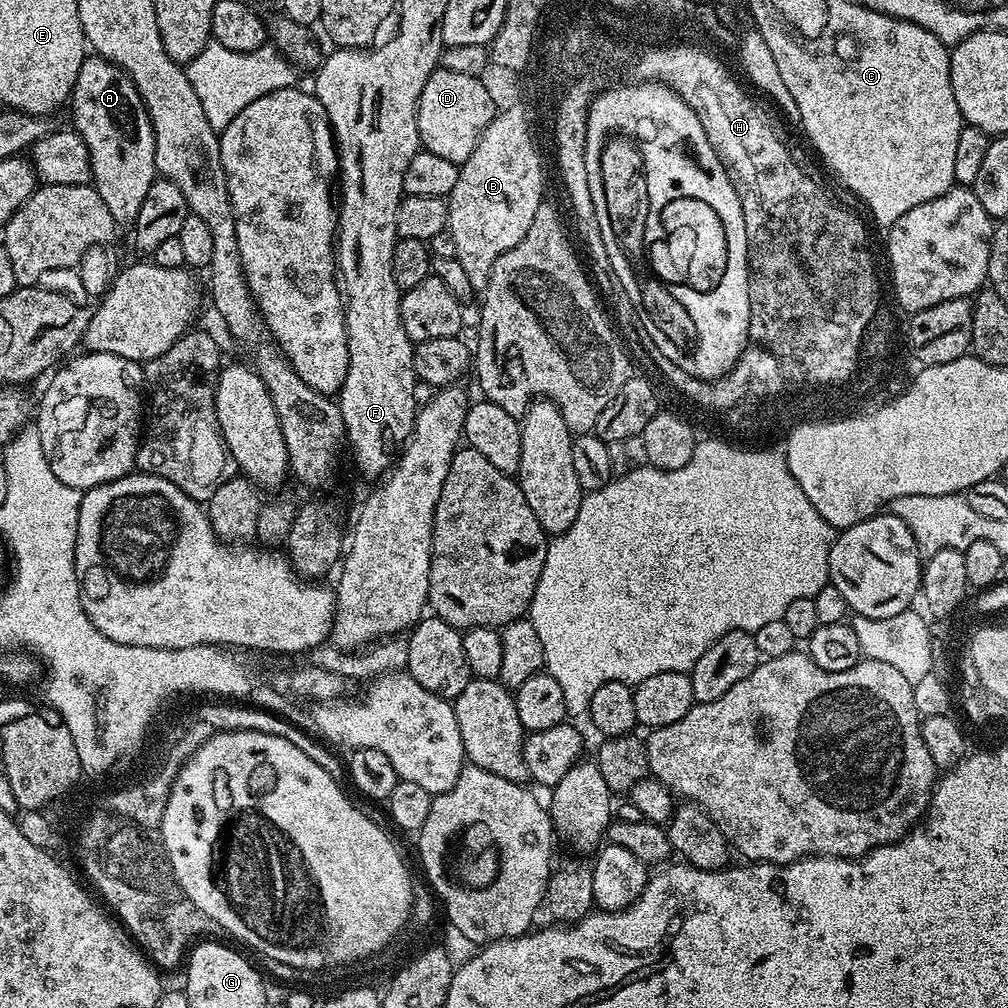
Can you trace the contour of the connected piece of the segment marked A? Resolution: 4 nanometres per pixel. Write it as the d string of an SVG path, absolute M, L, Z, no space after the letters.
M88 54L85 55L84 61L82 62L82 70L78 70L76 85L70 97L70 108L76 111L72 116L73 122L76 123L73 124L74 131L80 135L82 142L86 142L86 146L88 147L90 166L92 167L91 183L94 185L96 193L102 198L102 202L106 202L106 210L110 210L110 214L116 219L117 225L135 225L138 210L146 198L146 190L150 190L150 186L158 178L158 173L156 171L156 135L154 134L154 126L152 125L150 114L148 113L148 107L144 105L144 100L140 96L140 91L137 90L136 84L132 81L131 76L129 76L119 64L113 64L111 60L105 60L102 56Z

